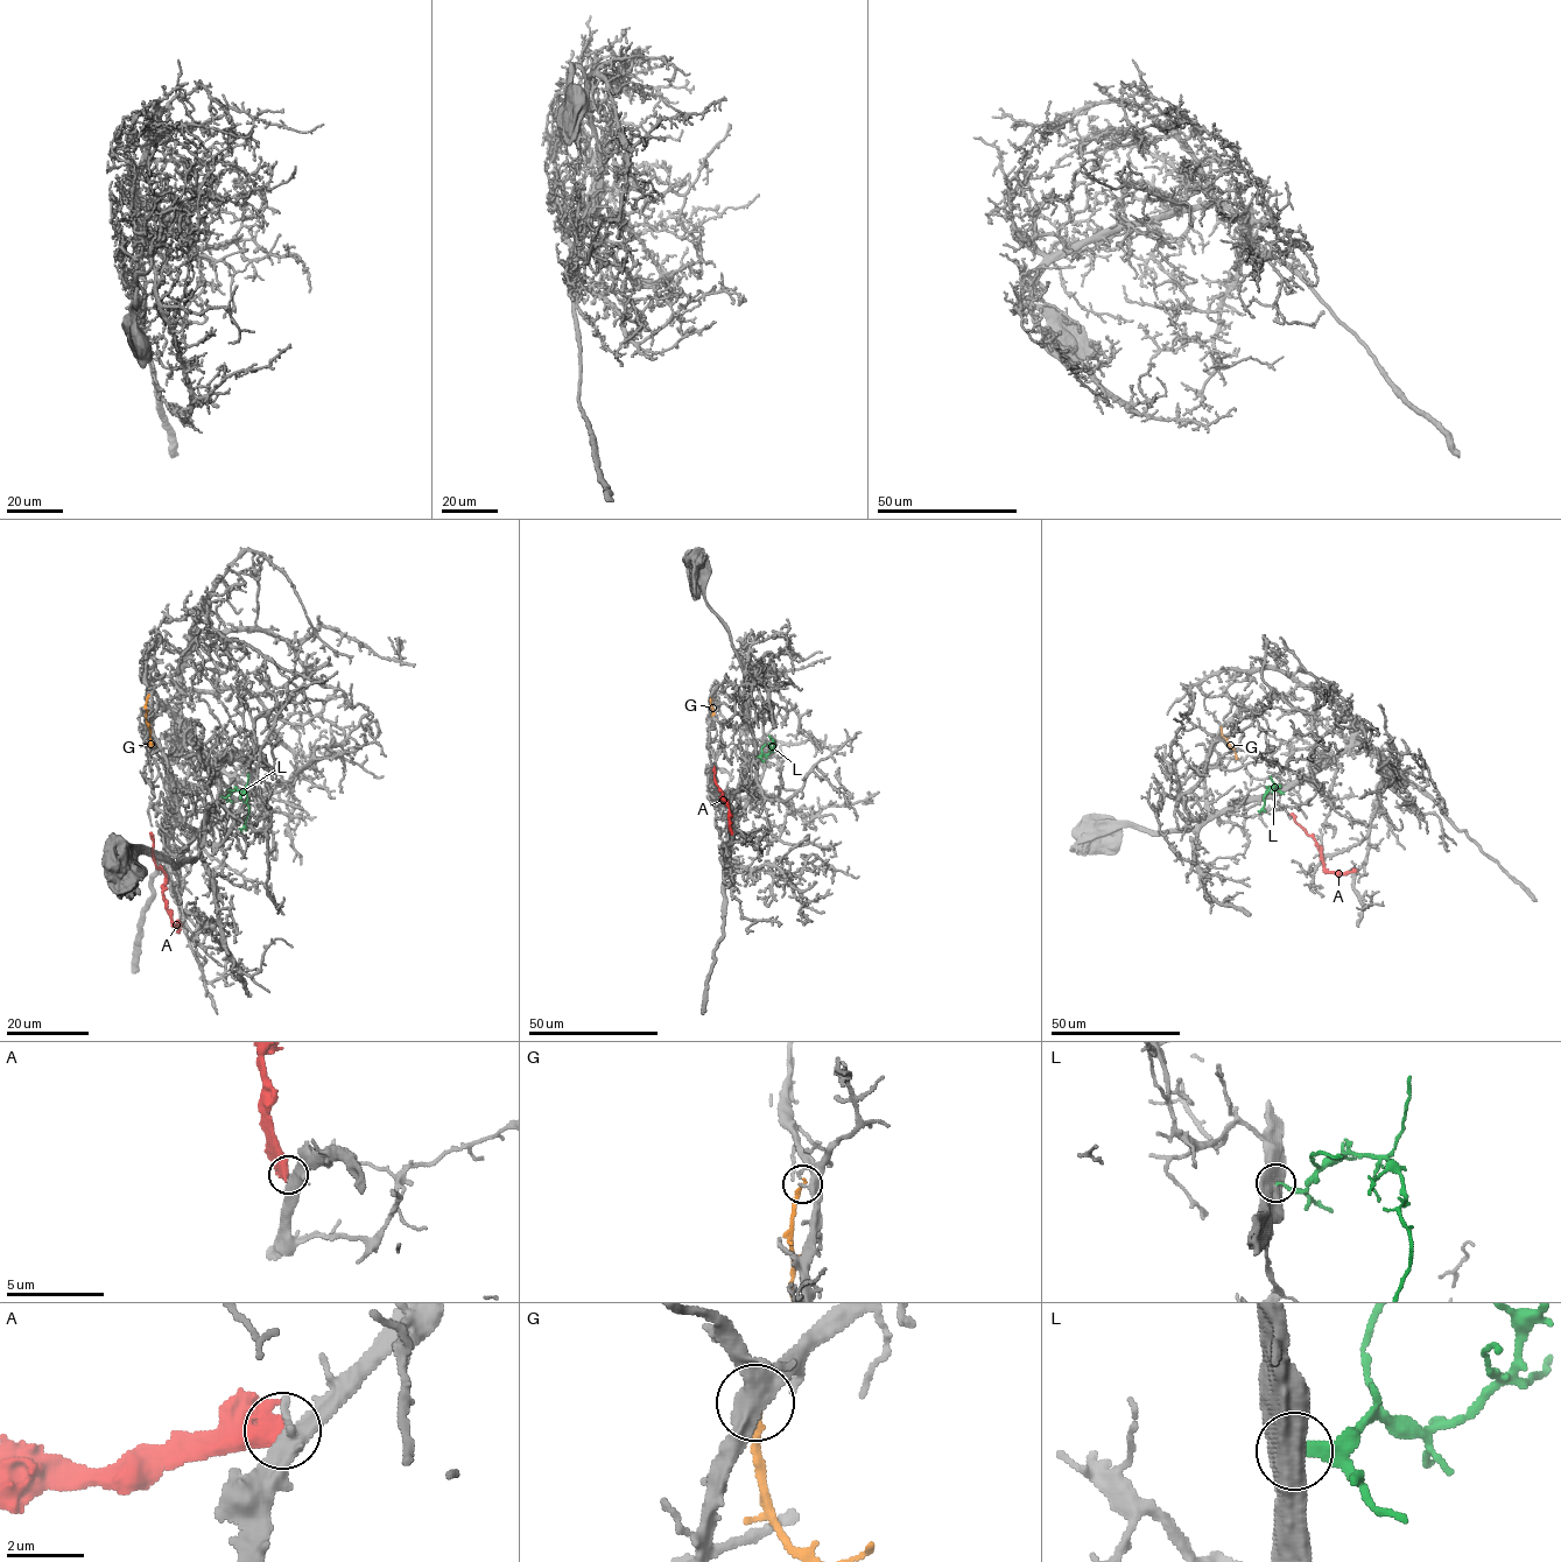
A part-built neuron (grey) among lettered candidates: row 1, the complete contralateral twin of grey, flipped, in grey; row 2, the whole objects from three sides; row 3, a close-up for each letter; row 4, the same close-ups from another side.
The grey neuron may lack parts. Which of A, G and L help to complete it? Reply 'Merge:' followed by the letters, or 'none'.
Merge: L

